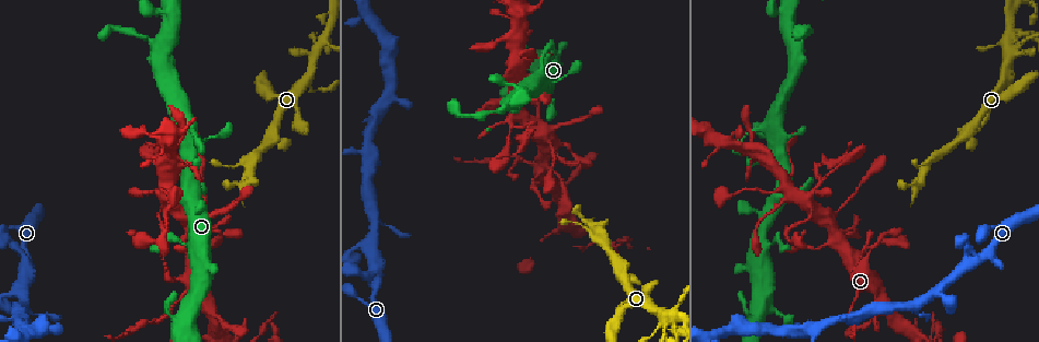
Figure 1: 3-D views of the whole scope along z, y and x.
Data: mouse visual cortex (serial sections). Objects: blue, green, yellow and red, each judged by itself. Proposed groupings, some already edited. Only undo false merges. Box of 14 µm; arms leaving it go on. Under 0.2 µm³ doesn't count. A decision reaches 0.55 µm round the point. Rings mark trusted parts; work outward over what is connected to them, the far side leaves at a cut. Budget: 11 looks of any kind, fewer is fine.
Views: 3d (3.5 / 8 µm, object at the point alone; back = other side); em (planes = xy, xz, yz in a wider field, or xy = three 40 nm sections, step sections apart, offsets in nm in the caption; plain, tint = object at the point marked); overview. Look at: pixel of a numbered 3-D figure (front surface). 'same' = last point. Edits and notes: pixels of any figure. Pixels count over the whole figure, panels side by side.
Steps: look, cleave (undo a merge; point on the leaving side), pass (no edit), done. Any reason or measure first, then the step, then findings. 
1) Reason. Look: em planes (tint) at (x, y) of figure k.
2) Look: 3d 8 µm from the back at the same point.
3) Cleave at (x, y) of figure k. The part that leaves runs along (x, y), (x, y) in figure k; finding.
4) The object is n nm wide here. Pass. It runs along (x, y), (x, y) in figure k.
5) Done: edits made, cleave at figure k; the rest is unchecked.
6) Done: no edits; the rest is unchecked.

Arms run side by side. Look: 3d 3.5 µm at (322, 44) of figure 1.

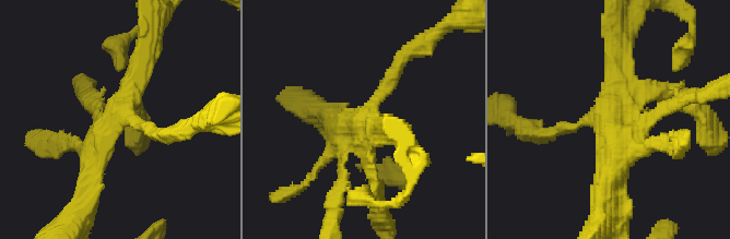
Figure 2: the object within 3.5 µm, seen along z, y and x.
Look: em xy step 5 (tint) at (610, 113) of figure 2.

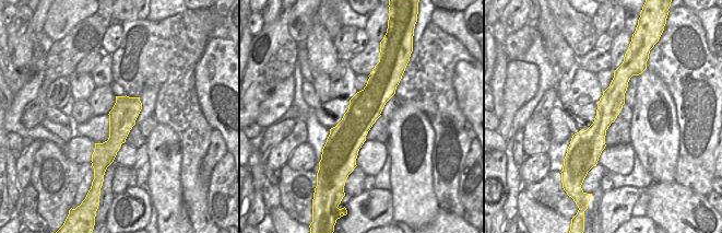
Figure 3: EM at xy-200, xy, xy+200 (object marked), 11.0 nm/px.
Pass. It runs along (87, 177), (145, 49) in figure 2; all the same cell.

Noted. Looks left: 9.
Abrupt turn. Look: 3d 3.5 µm at (804, 203) of figure 1.

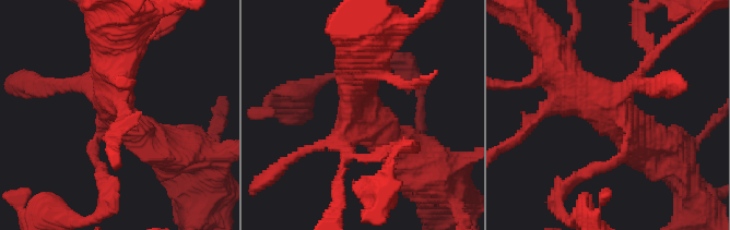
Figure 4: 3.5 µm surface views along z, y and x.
Shape alone is not enough. Look: em planes (tint) at (613, 109) of figure 4.

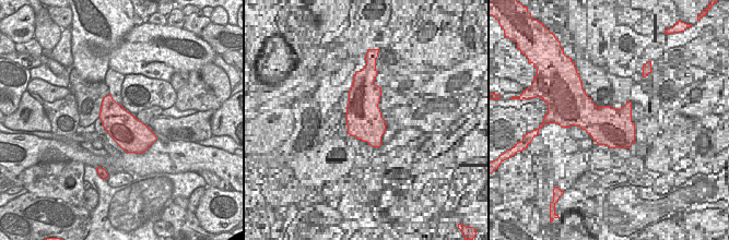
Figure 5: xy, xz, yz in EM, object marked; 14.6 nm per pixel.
Pass. It runs along (649, 147), (557, 68) in figure 4; one cell here.

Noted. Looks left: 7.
Abrupt turn. Look: 3d 3.5 µm from the back at (705, 128) of figure 1.

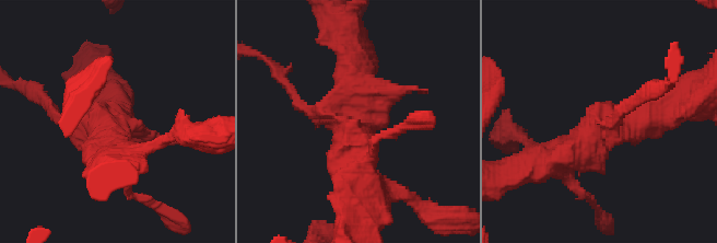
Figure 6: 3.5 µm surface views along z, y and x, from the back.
Look: em planes (tint) at (105, 127) of figure 6.

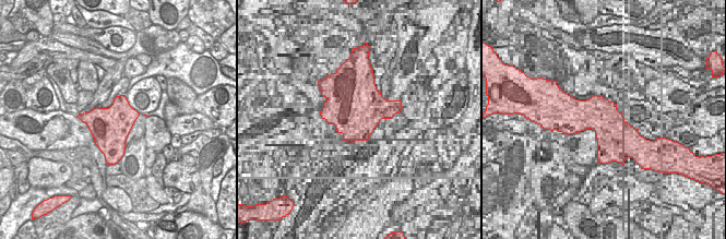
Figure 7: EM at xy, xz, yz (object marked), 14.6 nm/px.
3 arms meet here. Pass. It runs along (359, 180), (352, 106), (399, 90) in figure 6; all the same cell.

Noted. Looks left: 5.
Look: 3d 3.5 µm at (812, 329) of figure 1.

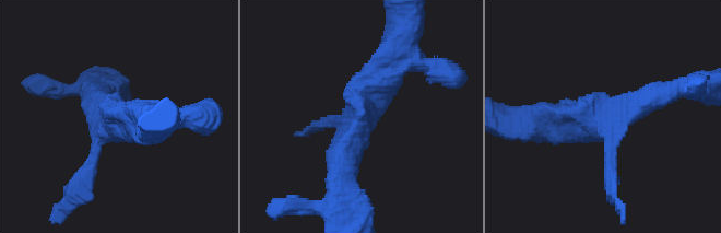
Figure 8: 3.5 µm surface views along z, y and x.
Need the tissue. Look: em xy step 5 (tint) at (358, 121) of figure 8.

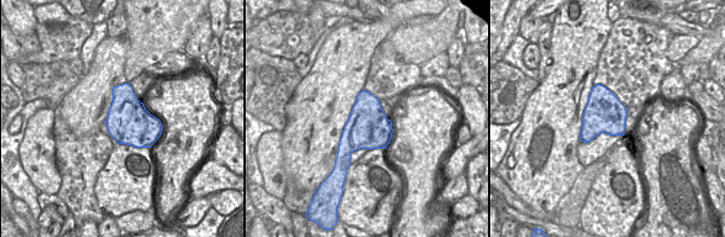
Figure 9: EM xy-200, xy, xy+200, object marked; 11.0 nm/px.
Pass. All the same cell.

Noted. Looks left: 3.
Done: no edits; the rest is unchecked.

